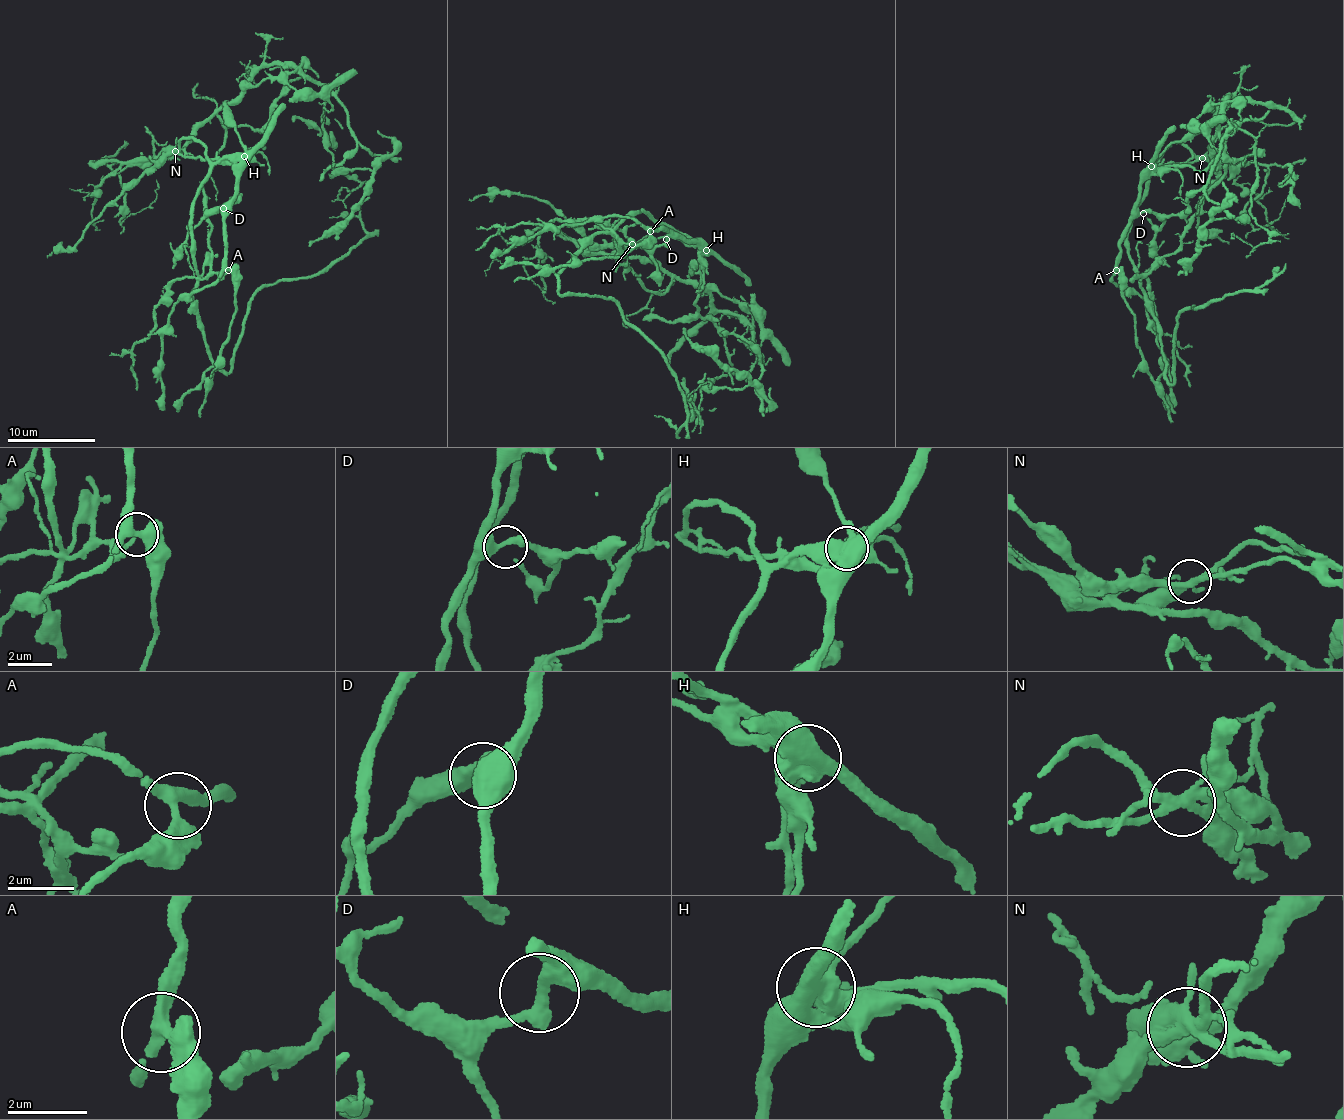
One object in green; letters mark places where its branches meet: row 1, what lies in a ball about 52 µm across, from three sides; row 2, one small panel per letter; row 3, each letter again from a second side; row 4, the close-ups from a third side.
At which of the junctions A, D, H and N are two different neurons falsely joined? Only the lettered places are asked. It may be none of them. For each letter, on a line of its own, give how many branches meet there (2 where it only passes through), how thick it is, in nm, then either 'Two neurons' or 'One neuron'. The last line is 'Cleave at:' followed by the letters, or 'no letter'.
A: Branches: 3. Thickness 360 nm. One neuron
D: Branches: 2. Thickness 400 nm. One neuron
H: Branches: 4. Thickness 650 nm. Two neurons
N: Branches: 4. Thickness 280 nm. Two neurons
Cleave at: H, N

